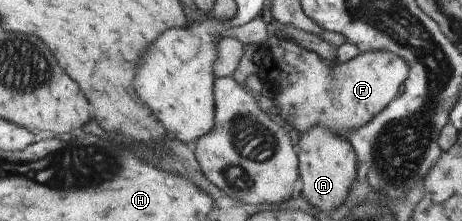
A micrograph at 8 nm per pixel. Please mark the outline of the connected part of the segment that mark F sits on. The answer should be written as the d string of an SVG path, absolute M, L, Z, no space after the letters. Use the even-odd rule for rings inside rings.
M273 29L269 30L268 39L261 52L262 63L258 75L262 82L270 87L274 100L273 110L299 134L314 127L326 127L349 140L348 135L352 131L374 121L374 117L378 117L404 91L404 85L410 75L408 61L392 51L367 51L350 61L338 62L337 58L330 61L312 49L296 45L288 37L280 37Z

